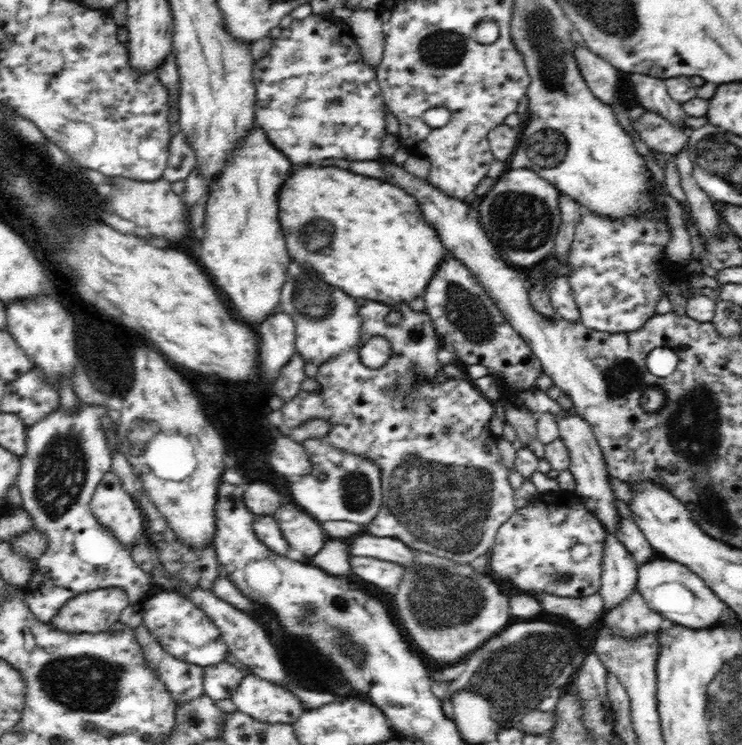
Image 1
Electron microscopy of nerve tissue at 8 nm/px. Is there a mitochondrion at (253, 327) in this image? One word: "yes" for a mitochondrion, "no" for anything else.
no

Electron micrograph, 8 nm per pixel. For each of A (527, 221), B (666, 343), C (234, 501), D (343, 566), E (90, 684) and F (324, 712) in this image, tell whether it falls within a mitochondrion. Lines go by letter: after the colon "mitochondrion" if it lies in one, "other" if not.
A: mitochondrion
B: other
C: other
D: other
E: mitochondrion
F: other

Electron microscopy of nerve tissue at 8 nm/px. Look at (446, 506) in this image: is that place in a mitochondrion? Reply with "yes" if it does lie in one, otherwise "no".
yes

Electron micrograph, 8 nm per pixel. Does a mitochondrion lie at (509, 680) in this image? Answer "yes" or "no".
yes

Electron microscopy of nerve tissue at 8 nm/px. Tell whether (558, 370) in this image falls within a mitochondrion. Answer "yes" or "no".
no

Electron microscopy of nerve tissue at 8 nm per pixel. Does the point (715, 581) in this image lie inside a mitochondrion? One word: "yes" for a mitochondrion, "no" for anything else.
no

